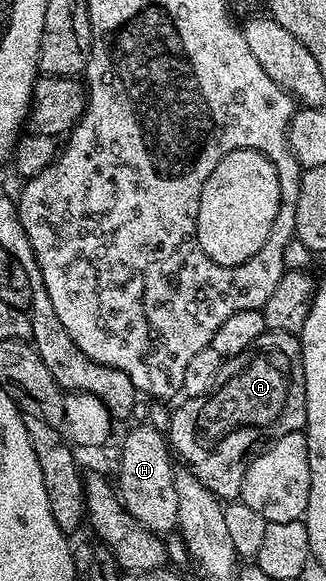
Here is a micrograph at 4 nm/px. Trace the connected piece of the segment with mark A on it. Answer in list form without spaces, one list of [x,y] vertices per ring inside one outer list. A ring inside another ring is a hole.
[[[268,331],[261,334],[254,343],[245,351],[238,353],[236,357],[224,360],[221,371],[215,380],[215,388],[206,397],[187,397],[184,405],[179,405],[169,417],[169,444],[174,456],[184,461],[184,466],[189,467],[190,472],[195,474],[199,482],[209,490],[214,497],[220,499],[235,499],[243,492],[245,483],[245,471],[251,466],[253,458],[258,457],[276,437],[284,437],[290,433],[300,432],[307,423],[307,404],[305,403],[305,371],[303,370],[303,346],[300,338],[293,333],[277,333]]]

